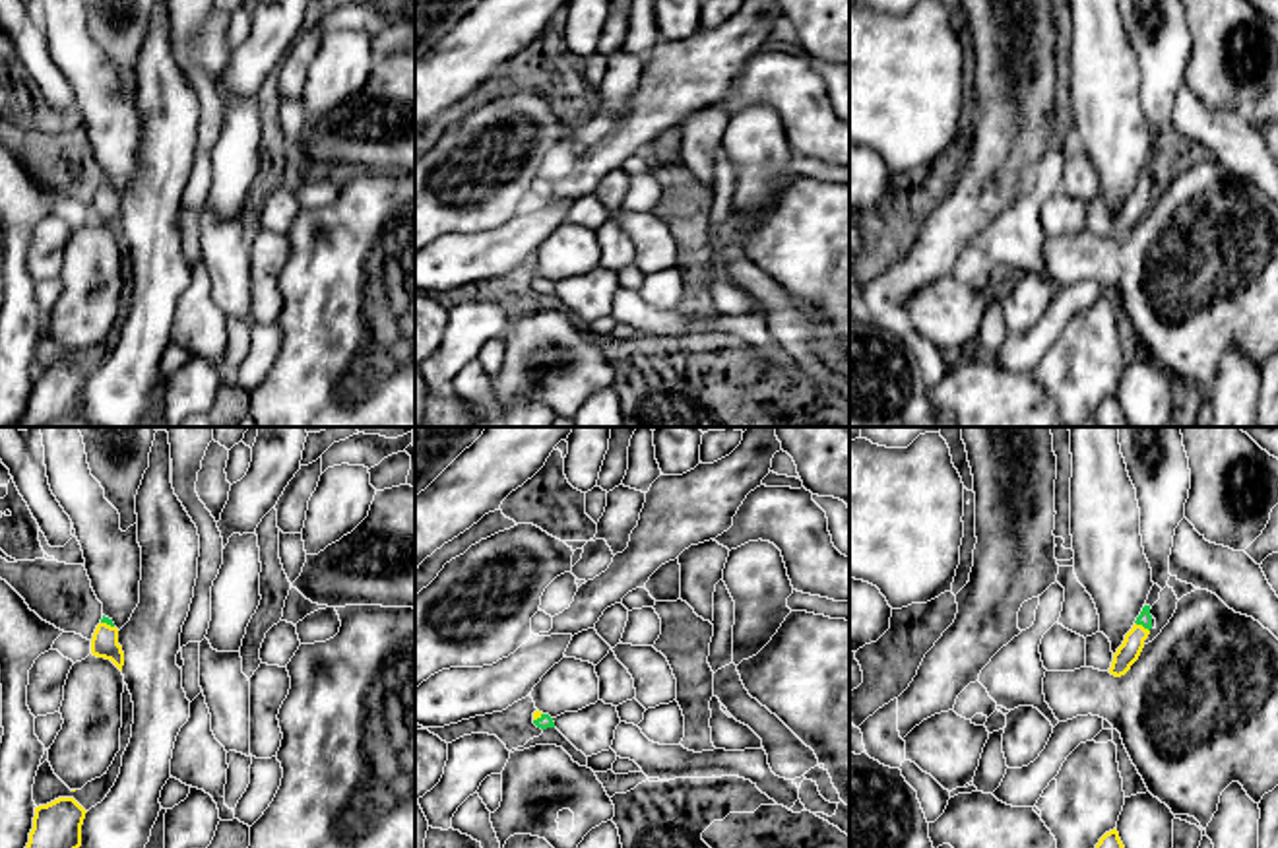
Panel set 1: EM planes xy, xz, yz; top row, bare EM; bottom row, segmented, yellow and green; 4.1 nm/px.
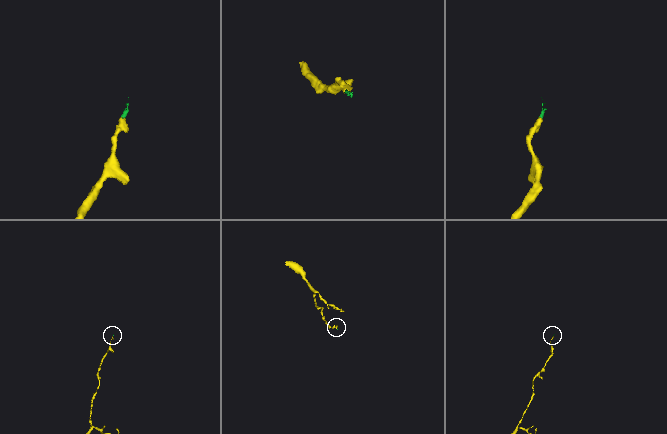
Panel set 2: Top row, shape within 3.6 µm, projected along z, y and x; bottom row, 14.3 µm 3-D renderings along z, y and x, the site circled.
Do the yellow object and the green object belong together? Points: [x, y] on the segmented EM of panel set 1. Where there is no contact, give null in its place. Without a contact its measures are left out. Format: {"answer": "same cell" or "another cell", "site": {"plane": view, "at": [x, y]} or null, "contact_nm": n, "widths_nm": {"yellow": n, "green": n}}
{"answer": "same cell", "site": {"plane": "yz", "at": [1141, 625]}, "contact_nm": 80, "widths_nm": {"yellow": 90, "green": 60}}

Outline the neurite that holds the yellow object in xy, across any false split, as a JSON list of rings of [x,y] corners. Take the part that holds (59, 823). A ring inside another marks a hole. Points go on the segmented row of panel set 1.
[[[58,798],[35,807],[25,848],[80,848],[85,813],[74,798]]]

